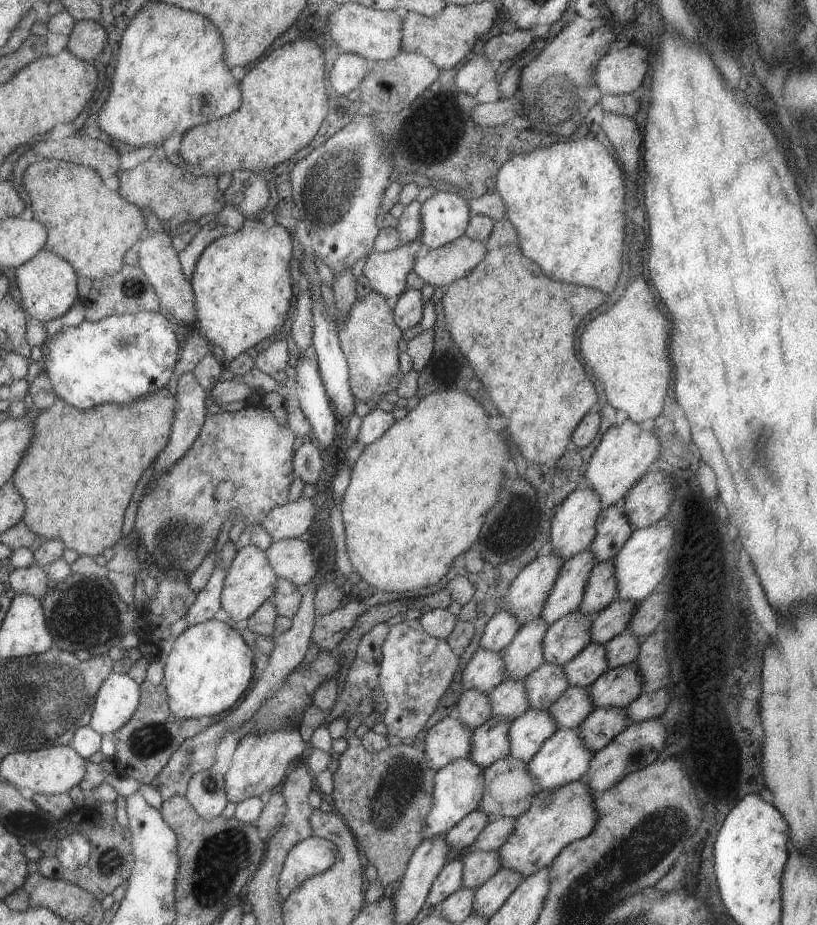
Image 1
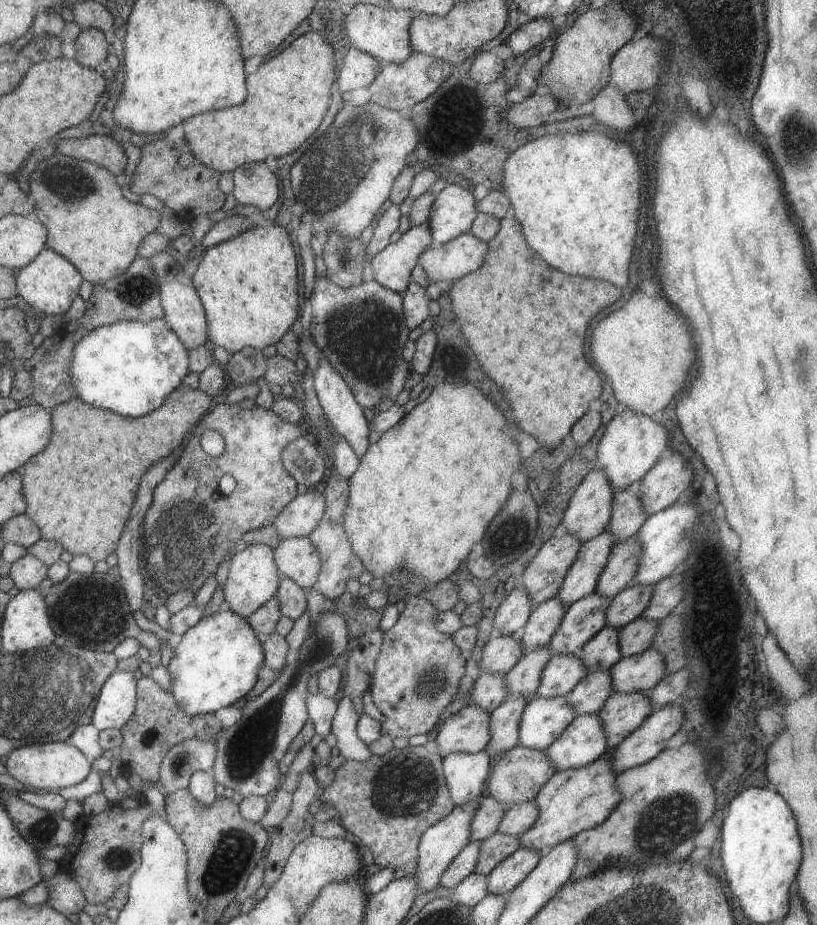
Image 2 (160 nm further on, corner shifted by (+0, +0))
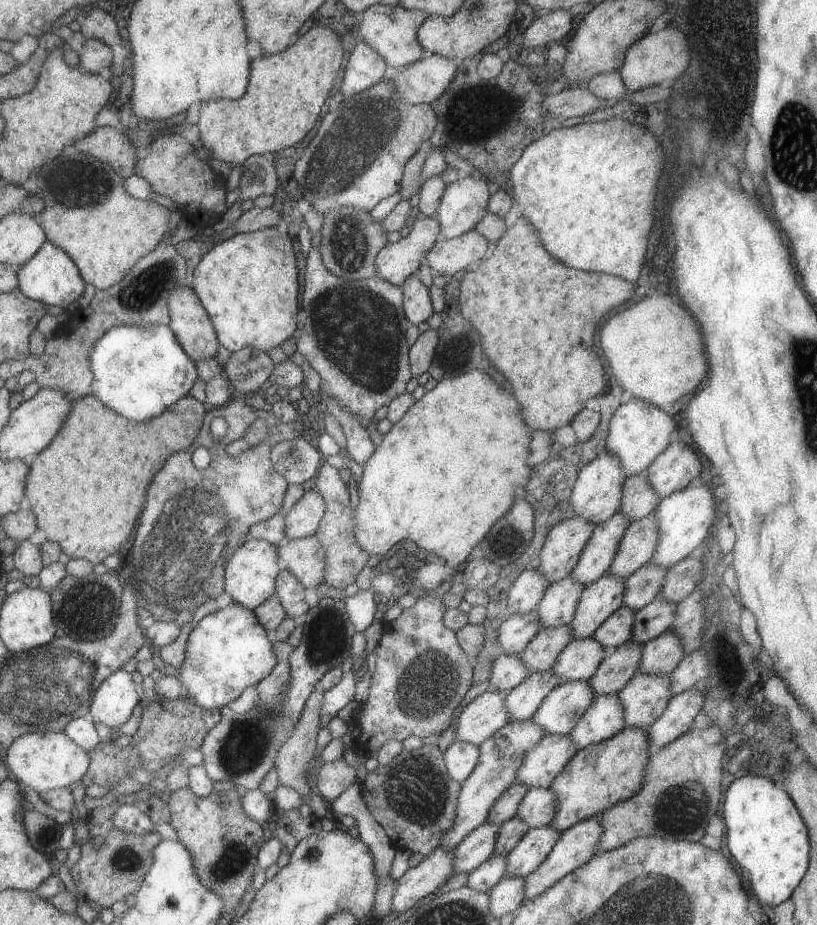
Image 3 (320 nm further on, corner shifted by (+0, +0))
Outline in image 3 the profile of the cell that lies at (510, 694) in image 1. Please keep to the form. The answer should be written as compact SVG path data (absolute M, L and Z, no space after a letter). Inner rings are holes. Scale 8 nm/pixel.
M565 624L557 628L545 628L535 634L519 655L519 660L529 670L528 674L552 669L557 654L572 640L569 630L571 628Z

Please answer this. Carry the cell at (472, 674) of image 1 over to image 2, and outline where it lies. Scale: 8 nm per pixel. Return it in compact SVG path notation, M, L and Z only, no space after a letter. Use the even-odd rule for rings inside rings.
M496 633L483 647L480 670L504 675L511 670L524 651L517 634Z

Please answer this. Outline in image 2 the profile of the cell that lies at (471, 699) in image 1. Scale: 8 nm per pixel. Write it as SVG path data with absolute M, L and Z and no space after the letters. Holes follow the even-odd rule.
M483 671L474 679L470 692L472 704L490 713L508 696L508 688L501 673Z

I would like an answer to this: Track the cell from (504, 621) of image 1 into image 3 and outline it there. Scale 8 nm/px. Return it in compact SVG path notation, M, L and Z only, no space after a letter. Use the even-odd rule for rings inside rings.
M535 568L521 572L507 594L506 601L510 614L527 614L535 611L546 589L545 578L541 578L541 574Z

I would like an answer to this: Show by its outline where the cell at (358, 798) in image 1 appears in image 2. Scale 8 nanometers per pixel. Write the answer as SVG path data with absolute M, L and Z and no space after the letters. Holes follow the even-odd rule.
M407 745L402 749L389 750L383 755L372 755L369 760L358 762L346 759L333 772L333 782L321 788L319 798L337 811L336 819L343 829L357 837L360 845L373 855L377 868L402 869L404 876L417 870L417 848L421 834L427 827L445 818L454 807L442 771L442 758L438 753L427 751L423 745Z

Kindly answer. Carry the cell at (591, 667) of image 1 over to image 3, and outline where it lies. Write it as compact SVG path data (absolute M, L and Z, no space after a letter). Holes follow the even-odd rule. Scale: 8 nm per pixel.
M619 606L607 620L593 632L591 638L599 642L599 646L606 652L617 648L632 639L634 612L627 610L625 606Z

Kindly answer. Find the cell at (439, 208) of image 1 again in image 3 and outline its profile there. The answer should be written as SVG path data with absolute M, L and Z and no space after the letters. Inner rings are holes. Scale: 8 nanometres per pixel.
M468 175L446 184L436 210L441 227L439 238L452 239L465 234L483 218L491 191L481 175Z

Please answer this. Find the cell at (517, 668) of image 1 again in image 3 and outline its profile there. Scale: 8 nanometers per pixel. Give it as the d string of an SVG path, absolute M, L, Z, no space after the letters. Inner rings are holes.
M569 576L549 584L535 610L539 618L539 630L569 625L575 614L581 590L581 584L573 582L573 578Z

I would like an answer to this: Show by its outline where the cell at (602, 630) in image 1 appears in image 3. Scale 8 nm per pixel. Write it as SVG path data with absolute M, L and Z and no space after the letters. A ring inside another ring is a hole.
M648 563L635 570L633 574L629 574L623 582L621 604L631 612L637 612L645 604L649 604L651 600L658 597L665 572L665 568Z

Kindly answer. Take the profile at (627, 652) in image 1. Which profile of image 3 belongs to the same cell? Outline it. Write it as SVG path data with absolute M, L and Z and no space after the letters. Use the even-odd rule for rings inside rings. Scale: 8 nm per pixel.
M659 597L639 608L633 616L633 642L643 645L668 631L676 618L676 608L676 604L669 604Z

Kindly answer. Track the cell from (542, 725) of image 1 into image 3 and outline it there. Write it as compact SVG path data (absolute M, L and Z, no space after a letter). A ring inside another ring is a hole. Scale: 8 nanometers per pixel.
M571 680L553 688L535 710L531 722L544 735L565 736L573 730L593 701L593 690L586 680Z

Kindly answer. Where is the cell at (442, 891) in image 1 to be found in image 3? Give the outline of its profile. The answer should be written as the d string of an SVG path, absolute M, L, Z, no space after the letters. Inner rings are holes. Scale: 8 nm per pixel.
M483 822L453 849L453 872L469 873L494 853L499 825Z

